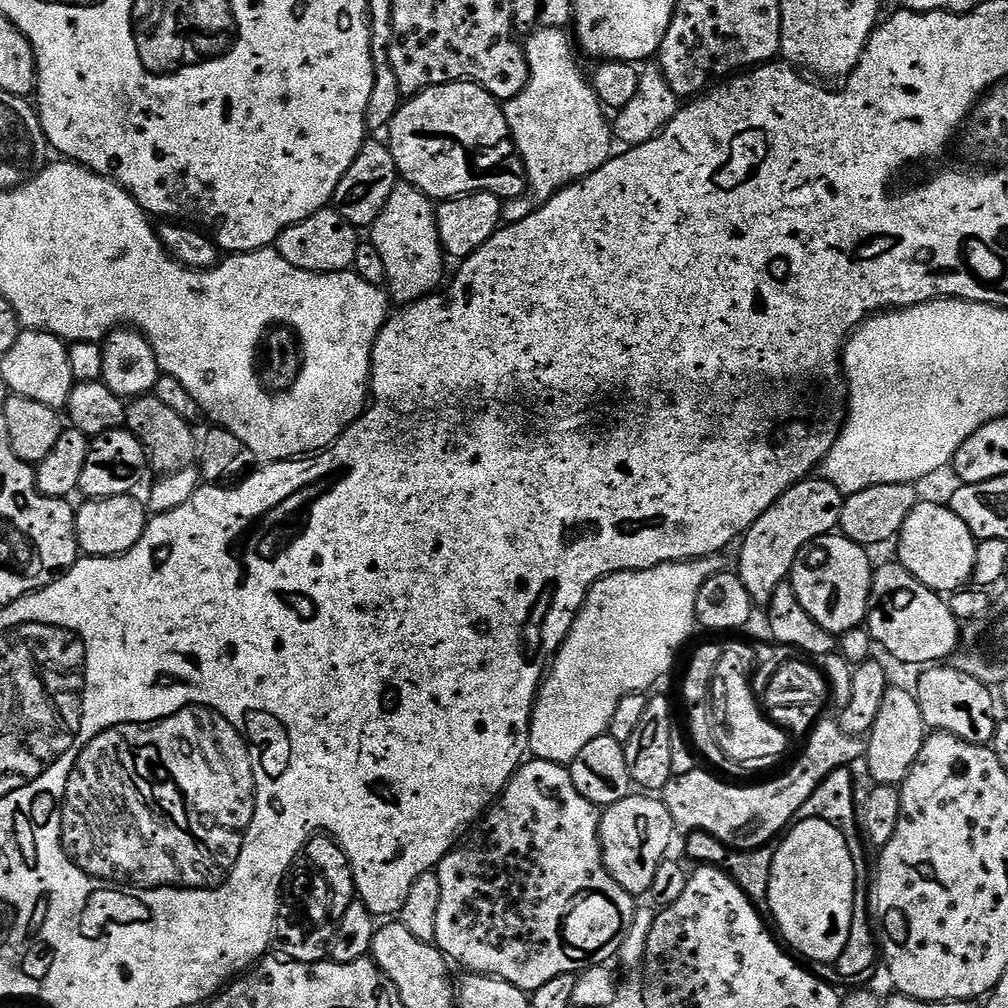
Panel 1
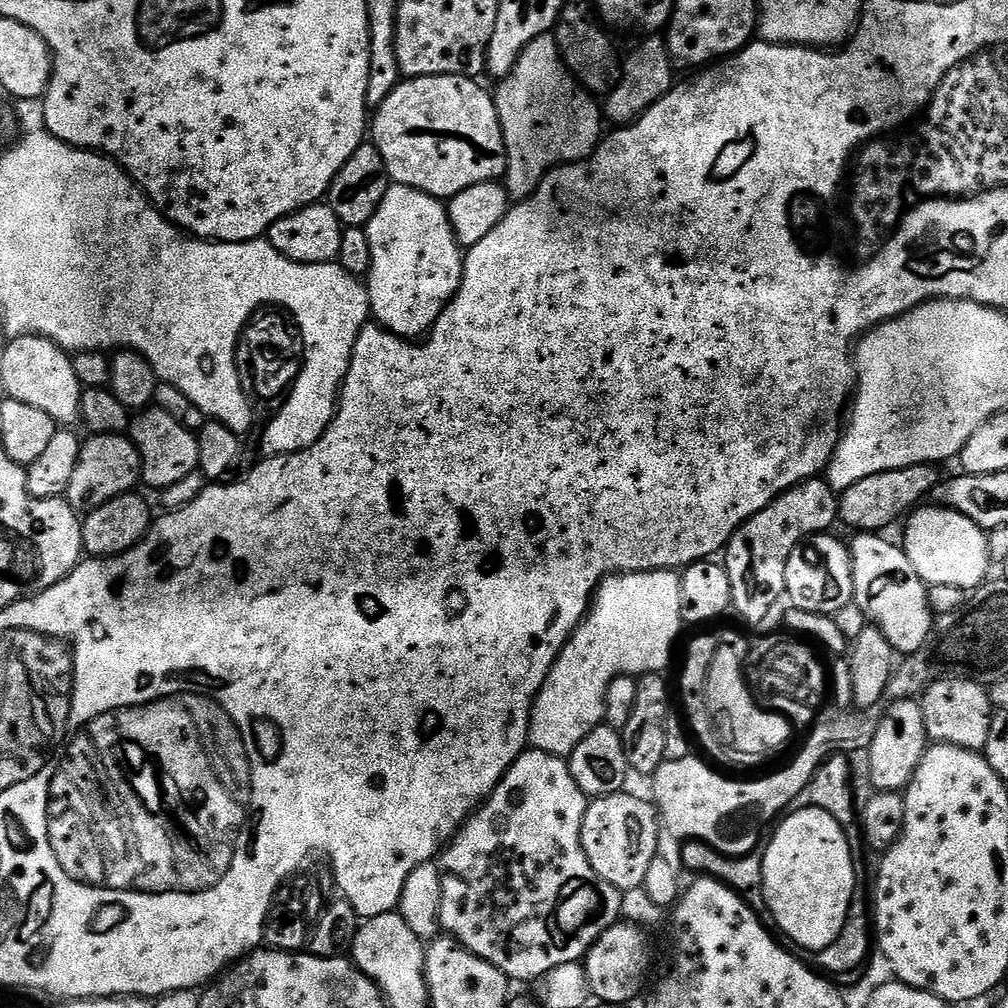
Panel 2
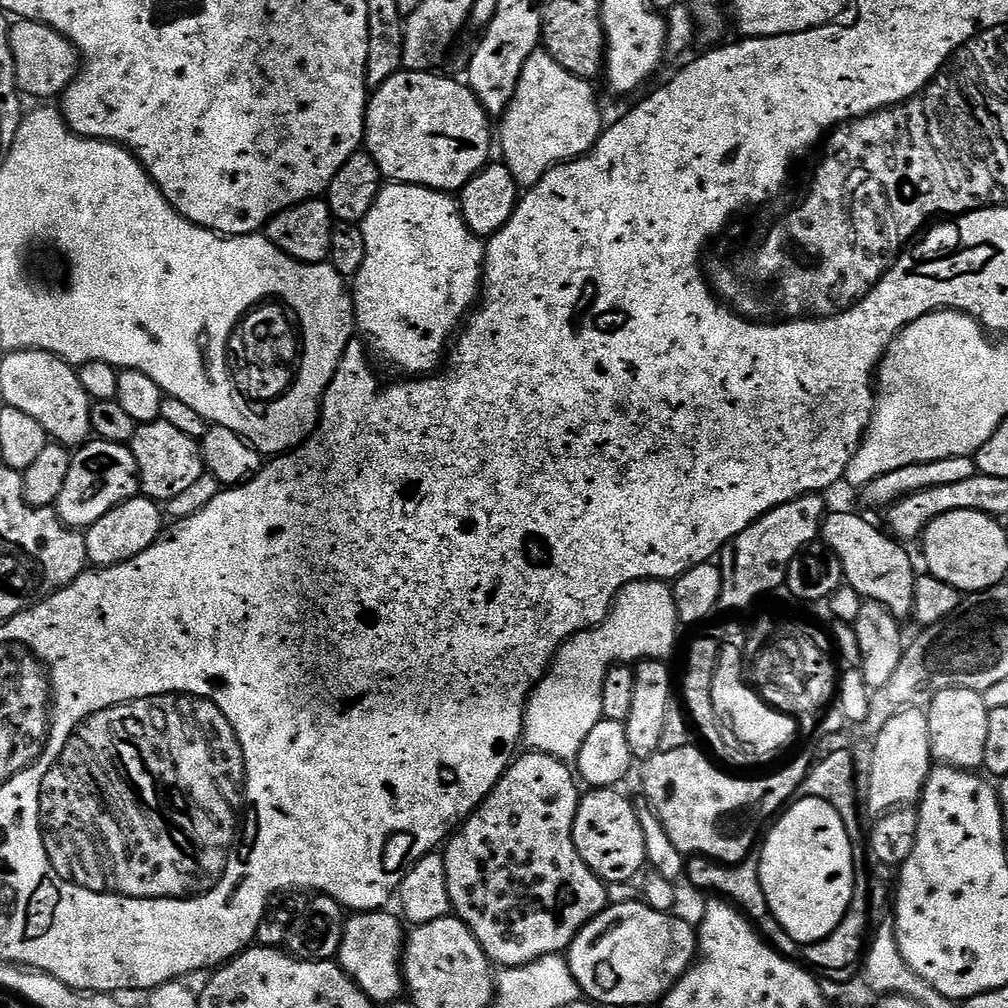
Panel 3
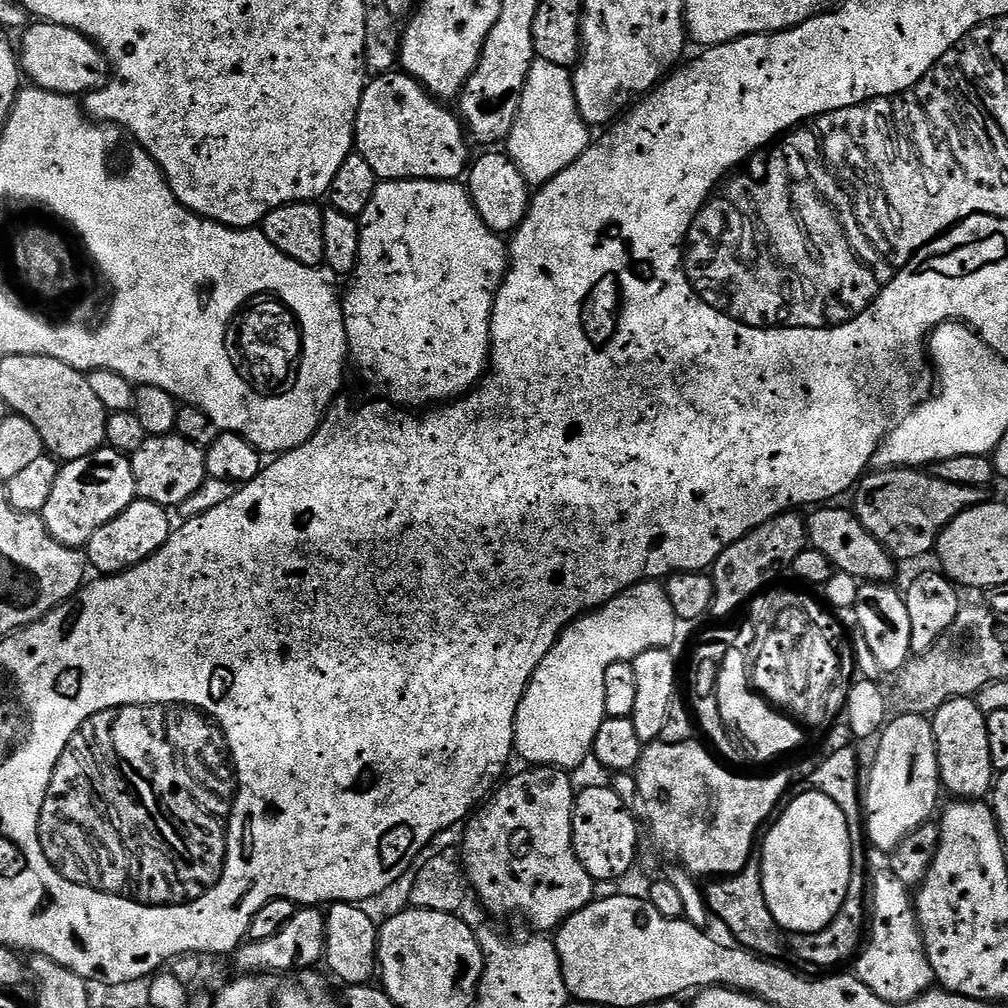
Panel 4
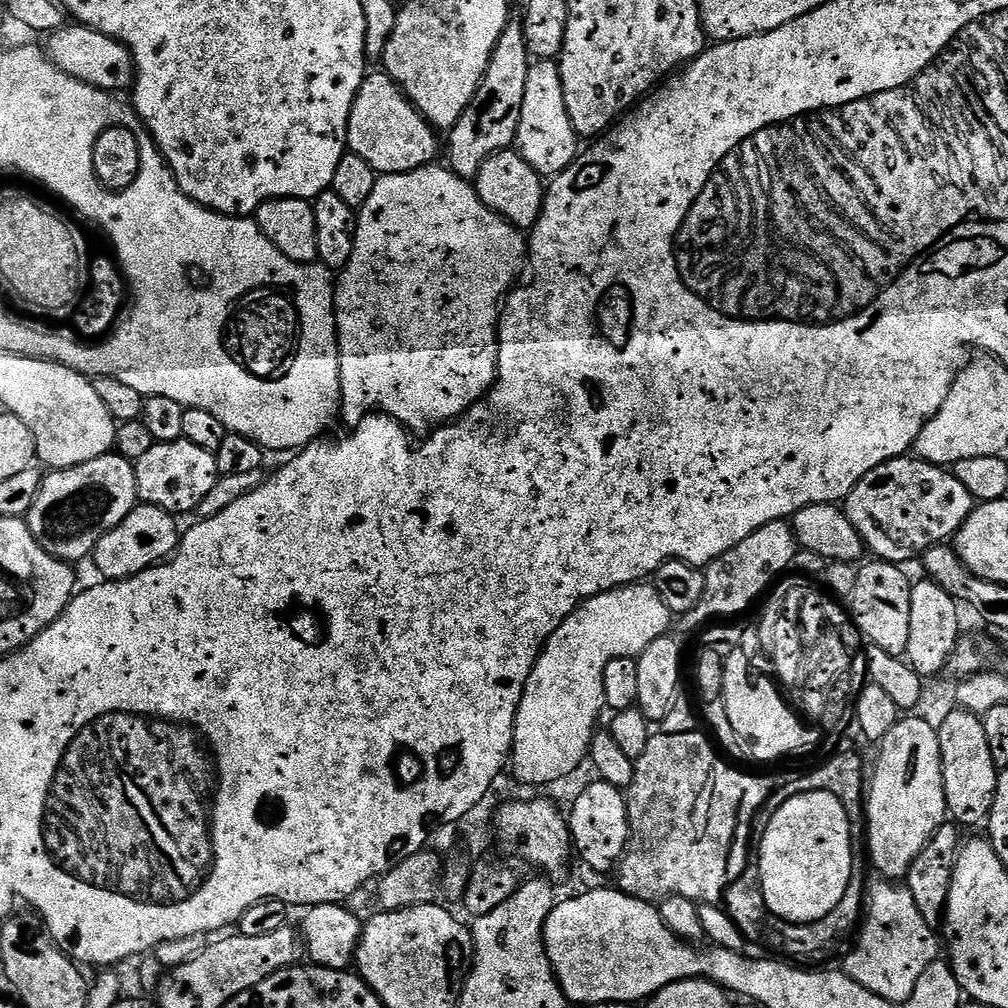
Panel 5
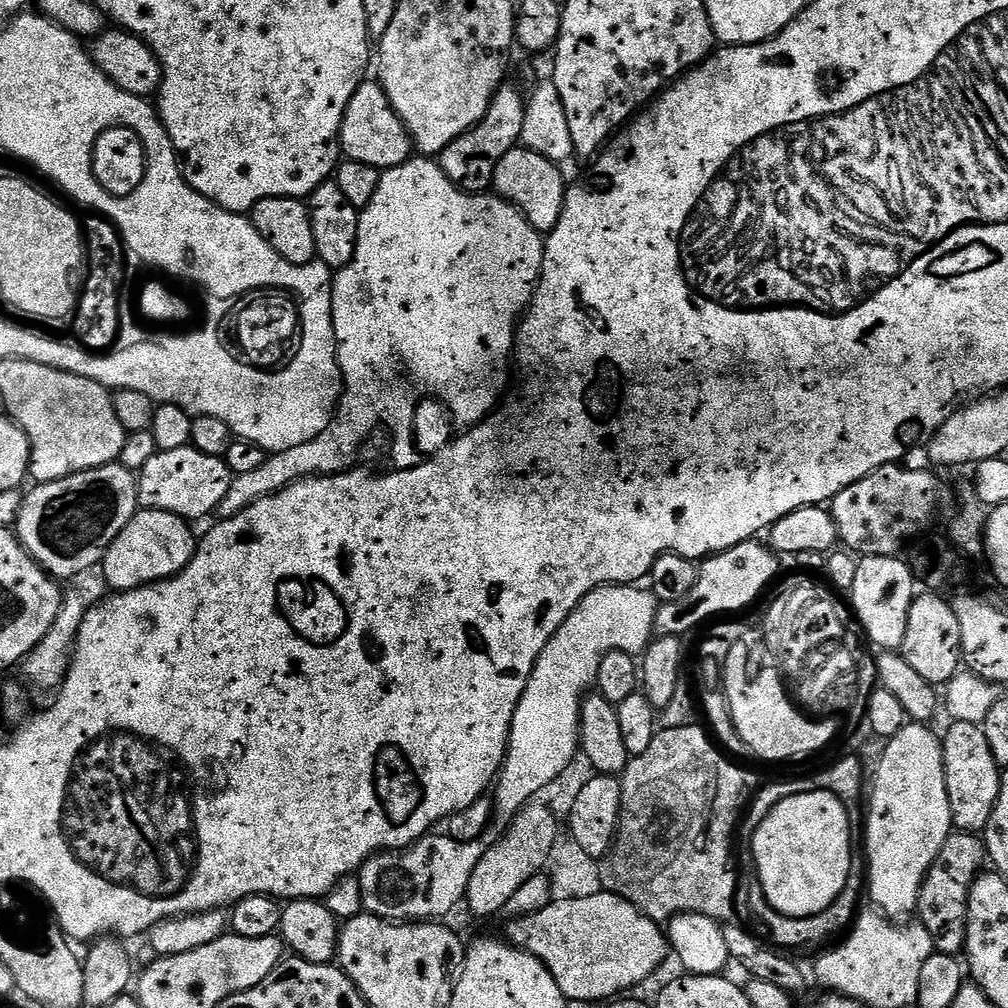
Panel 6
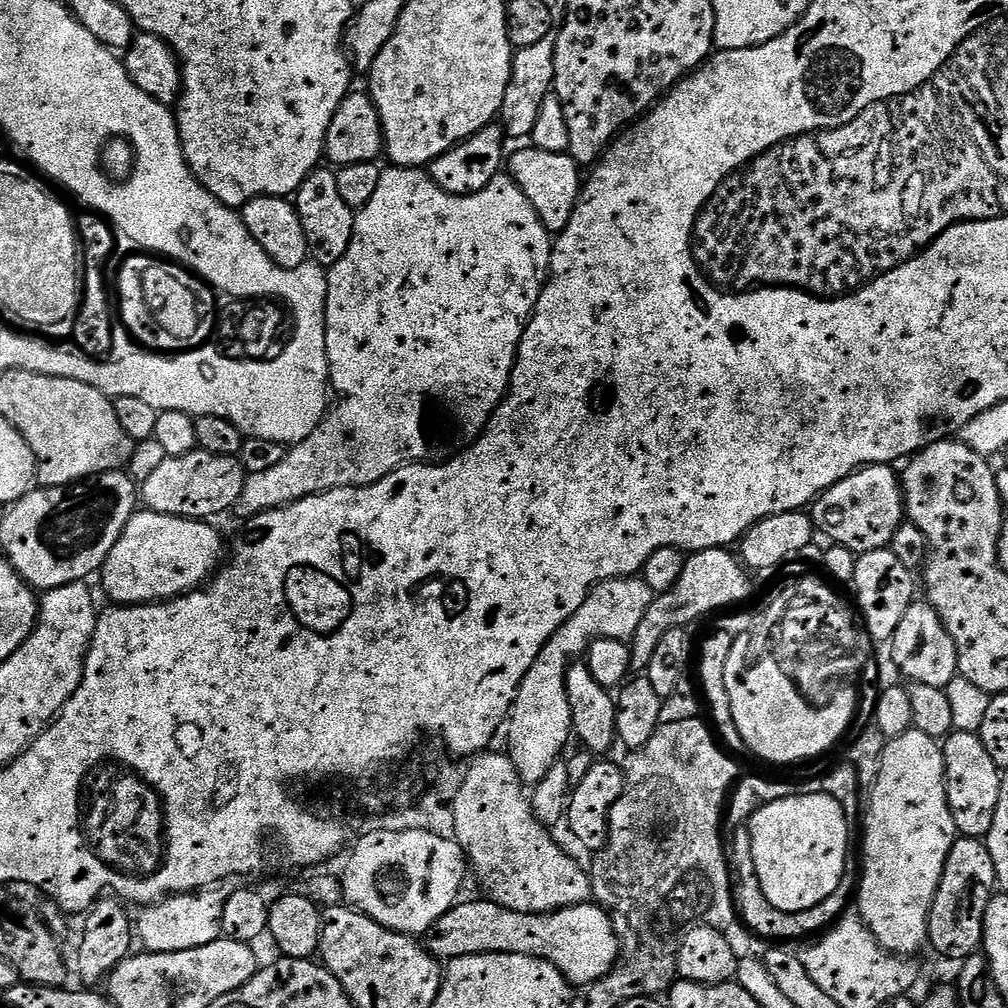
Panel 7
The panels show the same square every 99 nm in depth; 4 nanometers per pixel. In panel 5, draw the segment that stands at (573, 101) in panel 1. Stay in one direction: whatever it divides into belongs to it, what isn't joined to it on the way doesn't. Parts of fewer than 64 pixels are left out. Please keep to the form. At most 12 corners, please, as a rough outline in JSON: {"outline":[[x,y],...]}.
{"outline":[[560,65],[526,78],[515,147],[541,177],[576,159]]}

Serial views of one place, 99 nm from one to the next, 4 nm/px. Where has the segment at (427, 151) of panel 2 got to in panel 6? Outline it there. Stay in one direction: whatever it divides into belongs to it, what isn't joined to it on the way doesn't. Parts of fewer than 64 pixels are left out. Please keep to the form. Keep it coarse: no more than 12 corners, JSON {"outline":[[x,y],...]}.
{"outline":[[361,82],[338,148],[378,169],[414,145],[379,83]]}

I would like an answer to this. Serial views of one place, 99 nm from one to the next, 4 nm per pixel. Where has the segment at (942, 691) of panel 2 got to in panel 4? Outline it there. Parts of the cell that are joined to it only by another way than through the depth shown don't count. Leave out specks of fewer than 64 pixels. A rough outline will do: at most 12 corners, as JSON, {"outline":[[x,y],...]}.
{"outline":[[947,700],[931,717],[945,793],[994,787],[986,714]]}

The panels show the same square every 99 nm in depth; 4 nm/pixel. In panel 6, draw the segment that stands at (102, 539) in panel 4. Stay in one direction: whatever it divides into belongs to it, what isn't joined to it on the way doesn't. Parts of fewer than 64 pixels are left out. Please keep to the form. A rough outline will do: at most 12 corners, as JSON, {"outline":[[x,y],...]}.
{"outline":[[137,511],[102,561],[112,592],[176,576],[192,561],[189,521]]}

